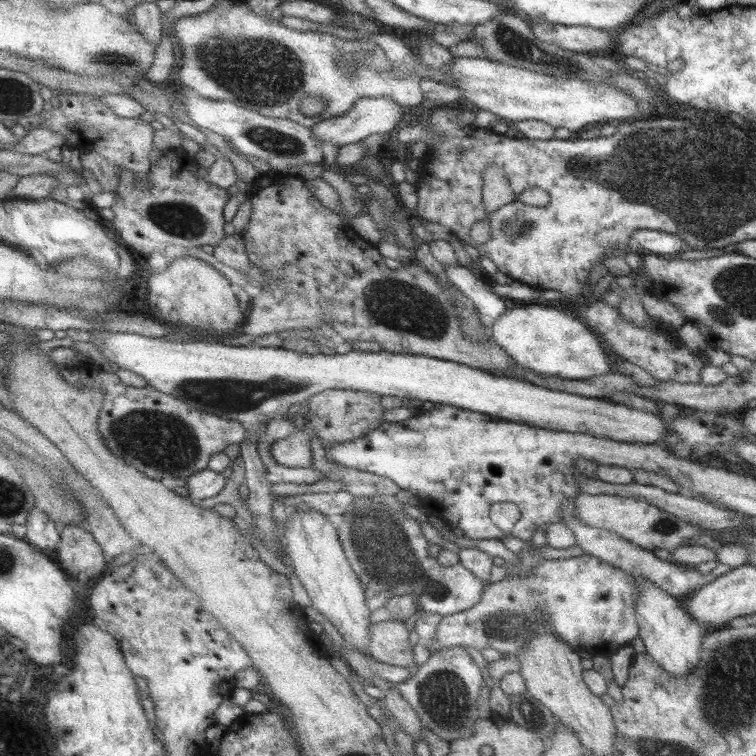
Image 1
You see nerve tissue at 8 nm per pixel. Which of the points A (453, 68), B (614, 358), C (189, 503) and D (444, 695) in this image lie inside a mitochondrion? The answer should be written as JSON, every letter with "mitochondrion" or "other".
{"A":"other","B":"other","C":"other","D":"mitochondrion"}

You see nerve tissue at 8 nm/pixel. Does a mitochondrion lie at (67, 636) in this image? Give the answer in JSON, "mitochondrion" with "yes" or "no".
{"mitochondrion":"no"}

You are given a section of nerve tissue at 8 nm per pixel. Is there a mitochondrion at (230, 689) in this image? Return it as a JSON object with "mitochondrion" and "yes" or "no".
{"mitochondrion":"no"}

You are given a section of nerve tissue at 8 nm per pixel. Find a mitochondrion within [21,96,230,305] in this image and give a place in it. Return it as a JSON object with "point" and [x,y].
{"point":[181,220]}

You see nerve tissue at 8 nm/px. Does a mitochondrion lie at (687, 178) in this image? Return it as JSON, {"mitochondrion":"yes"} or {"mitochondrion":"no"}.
{"mitochondrion":"yes"}

